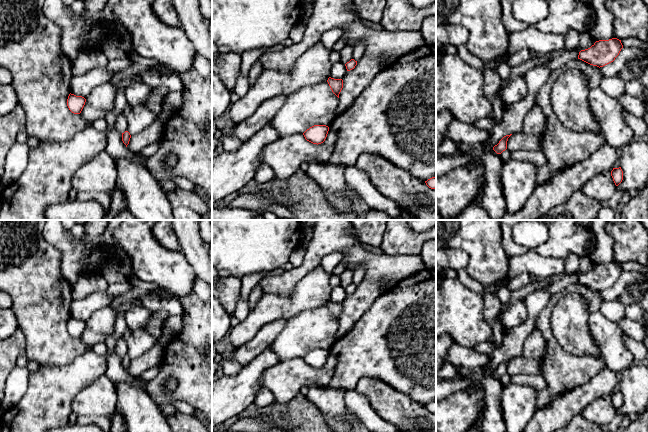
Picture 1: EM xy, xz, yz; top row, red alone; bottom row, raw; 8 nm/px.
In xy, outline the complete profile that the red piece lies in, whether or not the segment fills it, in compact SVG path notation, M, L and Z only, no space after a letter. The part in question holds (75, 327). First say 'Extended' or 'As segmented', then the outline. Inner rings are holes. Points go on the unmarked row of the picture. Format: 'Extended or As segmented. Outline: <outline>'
As segmented. Outline: M70 317L67 323L67 330L72 337L80 338L85 329L85 326L86 323L84 321L76 320Z

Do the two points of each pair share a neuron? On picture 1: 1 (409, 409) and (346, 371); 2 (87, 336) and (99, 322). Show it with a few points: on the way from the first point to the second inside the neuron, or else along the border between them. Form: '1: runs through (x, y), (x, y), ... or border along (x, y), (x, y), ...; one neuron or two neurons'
1: border along (382, 381), (372, 377), (361, 377), (354, 388); two neurons
2: runs through (90, 333), (98, 325); one neuron

